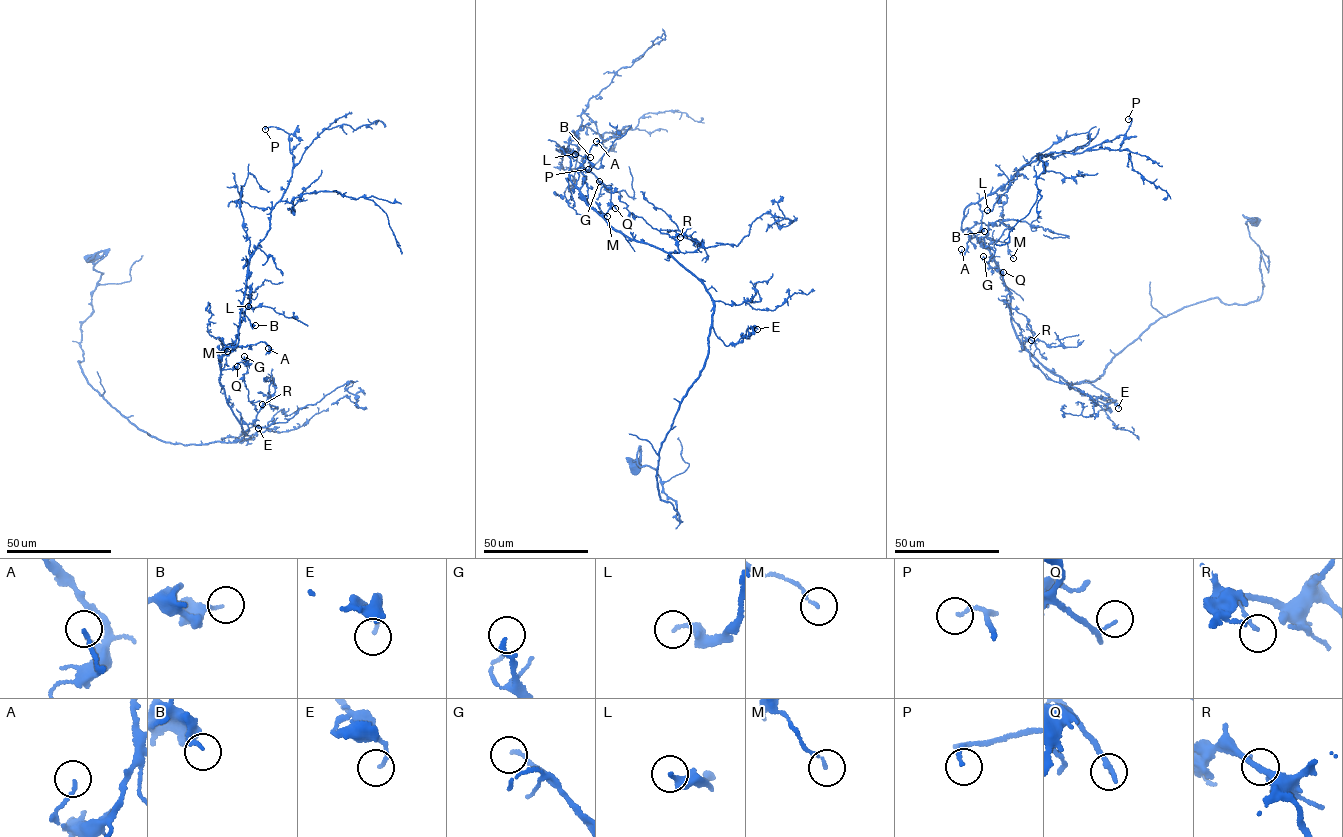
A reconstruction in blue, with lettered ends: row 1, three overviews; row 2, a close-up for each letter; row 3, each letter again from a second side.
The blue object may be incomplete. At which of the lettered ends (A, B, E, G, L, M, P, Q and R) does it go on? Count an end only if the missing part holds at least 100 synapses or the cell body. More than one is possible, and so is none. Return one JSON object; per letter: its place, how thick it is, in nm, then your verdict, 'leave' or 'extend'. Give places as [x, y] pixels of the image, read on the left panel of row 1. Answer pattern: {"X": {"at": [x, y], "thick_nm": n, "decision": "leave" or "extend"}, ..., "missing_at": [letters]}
{"A": {"at": [268, 348], "thick_nm": 120, "decision": "leave"}, "B": {"at": [255, 325], "thick_nm": 160, "decision": "leave"}, "E": {"at": [258, 428], "thick_nm": 120, "decision": "leave"}, "G": {"at": [244, 356], "thick_nm": 140, "decision": "leave"}, "L": {"at": [248, 306], "thick_nm": 150, "decision": "leave"}, "M": {"at": [227, 351], "thick_nm": 120, "decision": "leave"}, "P": {"at": [265, 129], "thick_nm": 140, "decision": "leave"}, "Q": {"at": [237, 366], "thick_nm": 100, "decision": "leave"}, "R": {"at": [262, 404], "thick_nm": 150, "decision": "leave"}, "missing_at": []}

